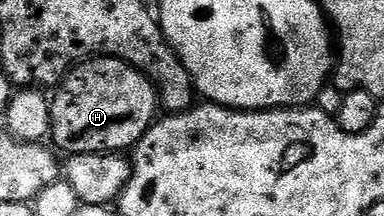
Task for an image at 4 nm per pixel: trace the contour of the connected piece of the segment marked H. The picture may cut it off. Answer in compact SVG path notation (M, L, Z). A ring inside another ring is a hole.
M94 58L75 67L53 93L50 105L52 140L66 154L121 153L126 150L122 148L130 150L137 145L155 123L159 112L158 89L146 75L122 60Z

